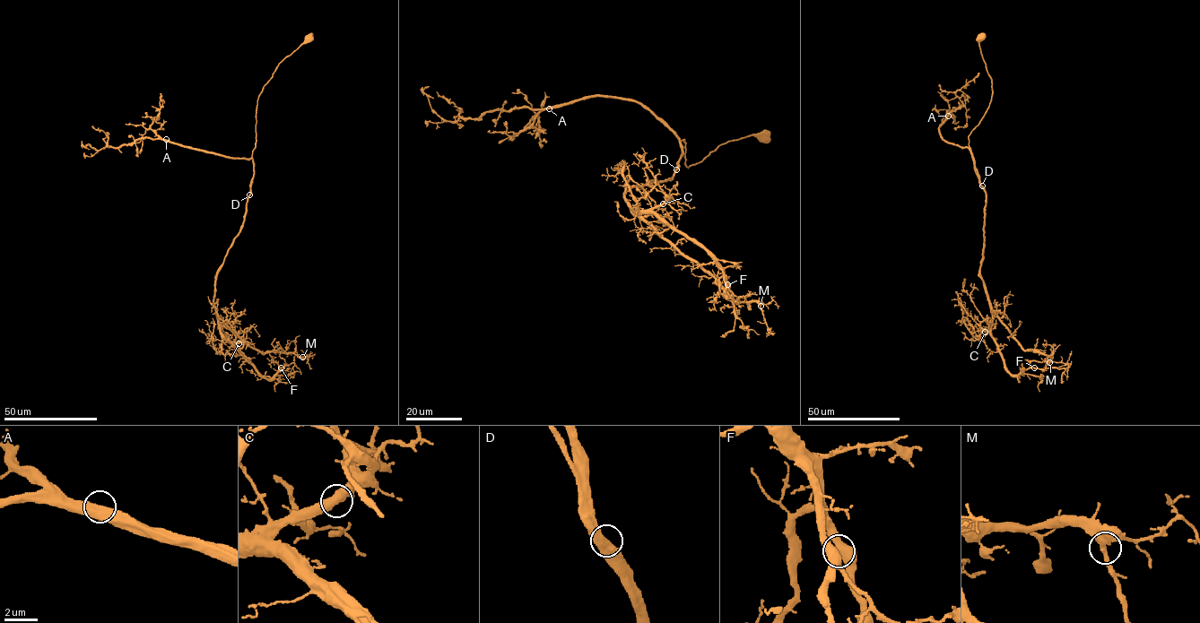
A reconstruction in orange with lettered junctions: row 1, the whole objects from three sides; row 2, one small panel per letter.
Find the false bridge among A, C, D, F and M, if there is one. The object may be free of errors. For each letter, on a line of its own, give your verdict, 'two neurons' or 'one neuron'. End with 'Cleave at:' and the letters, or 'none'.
A: one neuron
C: one neuron
D: one neuron
F: one neuron
M: one neuron
Cleave at: none

